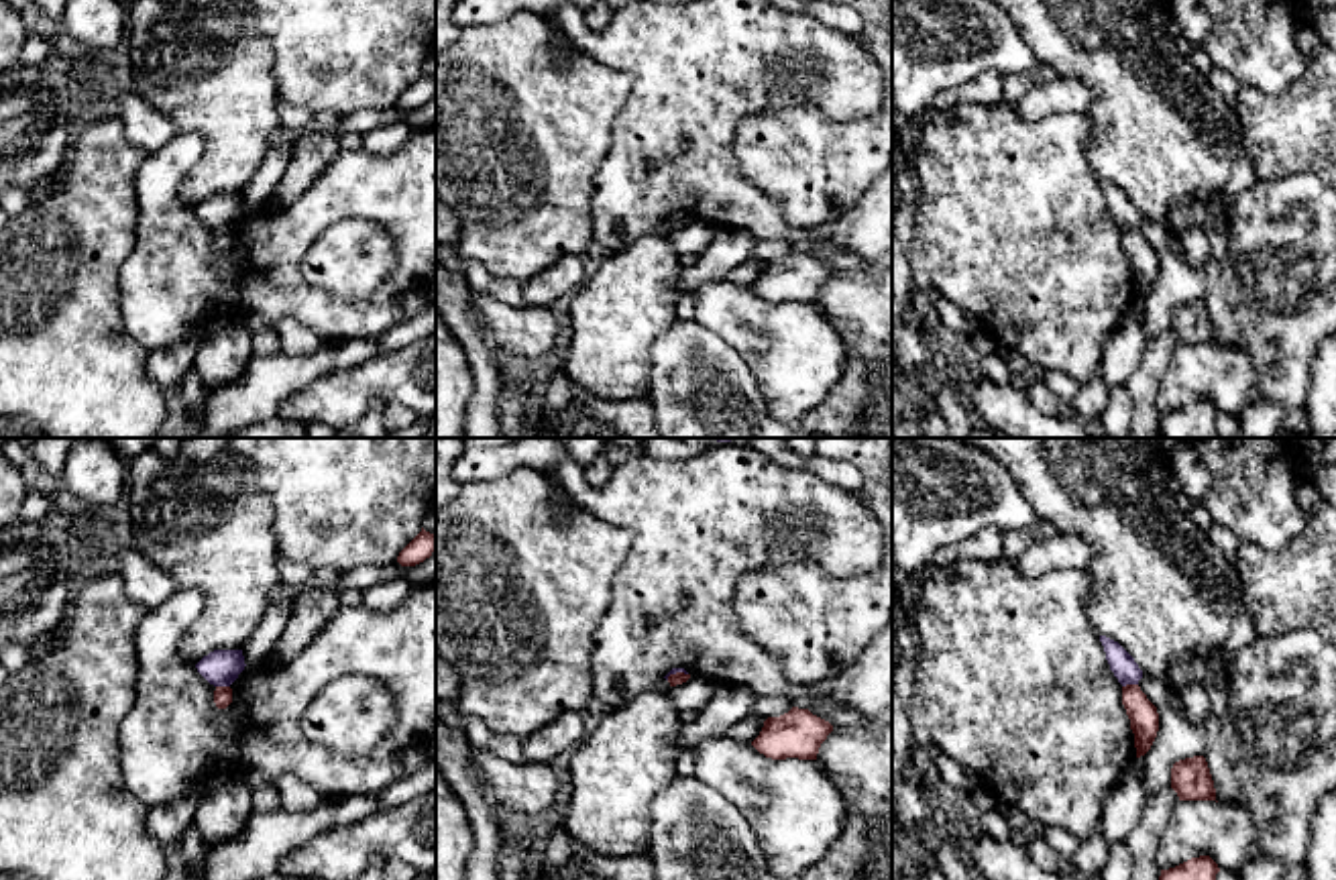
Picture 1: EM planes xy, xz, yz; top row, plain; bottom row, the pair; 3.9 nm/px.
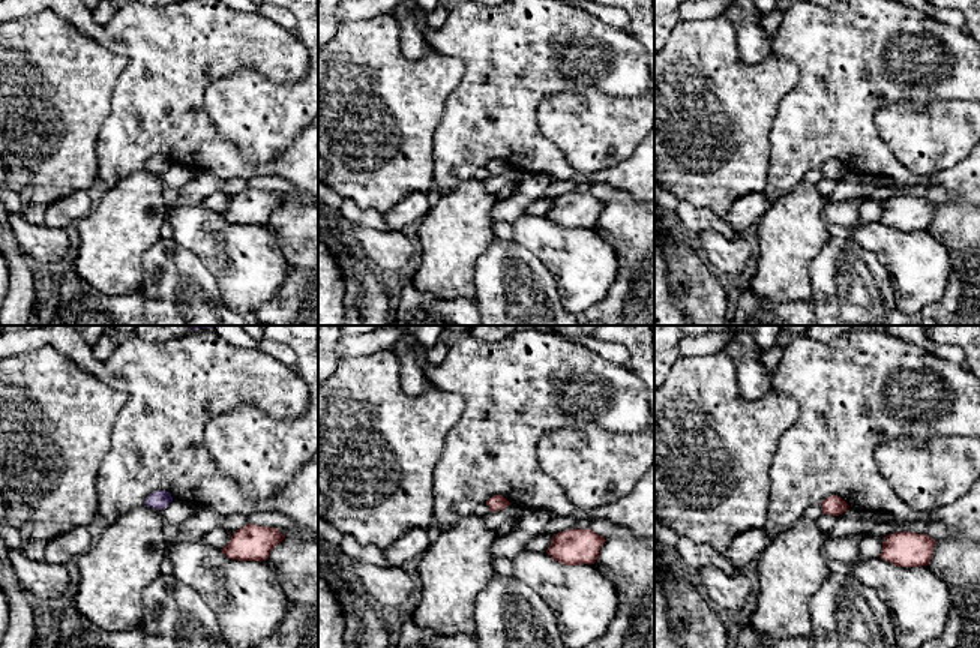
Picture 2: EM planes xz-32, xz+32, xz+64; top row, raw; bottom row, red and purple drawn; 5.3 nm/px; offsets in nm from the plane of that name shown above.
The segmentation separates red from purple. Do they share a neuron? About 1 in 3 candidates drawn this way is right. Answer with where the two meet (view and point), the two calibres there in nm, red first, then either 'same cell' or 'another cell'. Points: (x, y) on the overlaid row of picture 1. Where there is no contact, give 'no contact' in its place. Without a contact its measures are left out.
meets red in yz at (1129, 685); 120 nm thick on the red side, 100 nm on the other; another cell

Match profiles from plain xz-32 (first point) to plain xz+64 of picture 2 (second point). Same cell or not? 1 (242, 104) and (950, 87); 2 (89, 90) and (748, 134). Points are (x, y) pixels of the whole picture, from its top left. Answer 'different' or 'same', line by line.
1: different
2: same

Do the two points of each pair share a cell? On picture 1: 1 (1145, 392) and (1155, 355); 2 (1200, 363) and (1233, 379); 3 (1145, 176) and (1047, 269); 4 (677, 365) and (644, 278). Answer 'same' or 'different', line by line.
1: same
2: same
3: different
4: different

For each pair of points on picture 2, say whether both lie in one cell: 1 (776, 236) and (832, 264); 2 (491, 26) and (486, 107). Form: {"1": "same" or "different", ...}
{"1": "different", "2": "same"}

